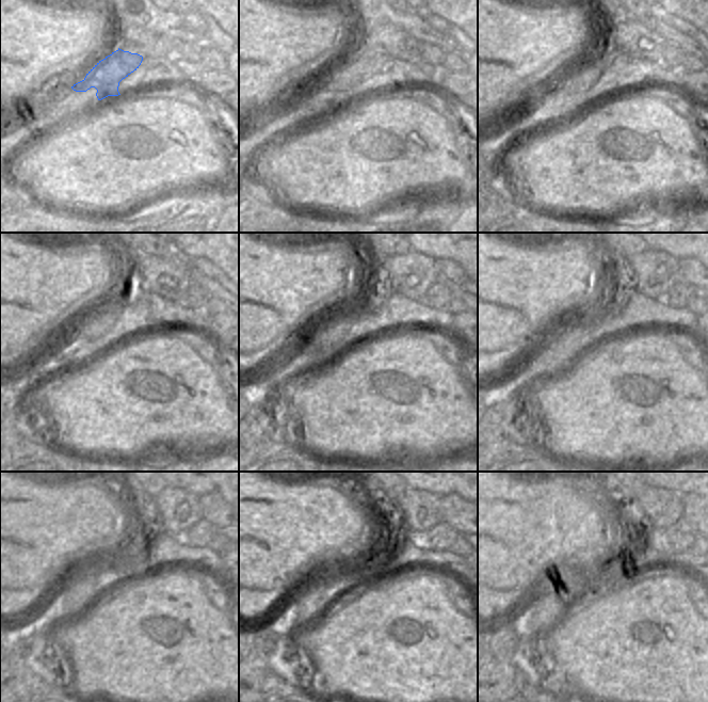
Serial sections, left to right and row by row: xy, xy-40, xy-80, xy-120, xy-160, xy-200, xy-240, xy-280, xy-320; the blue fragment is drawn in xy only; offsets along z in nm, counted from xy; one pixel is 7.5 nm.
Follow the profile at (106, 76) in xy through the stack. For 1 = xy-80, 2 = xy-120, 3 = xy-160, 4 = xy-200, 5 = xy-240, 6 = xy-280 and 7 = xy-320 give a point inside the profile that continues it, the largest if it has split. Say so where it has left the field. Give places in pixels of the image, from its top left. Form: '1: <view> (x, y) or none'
1: xy-80 (580, 82)
2: xy-120 (96, 325)
3: xy-160 (336, 332)
4: xy-200 (574, 335)
5: xy-240 (83, 588)
6: xy-280 (312, 600)
7: xy-320 (540, 613)

